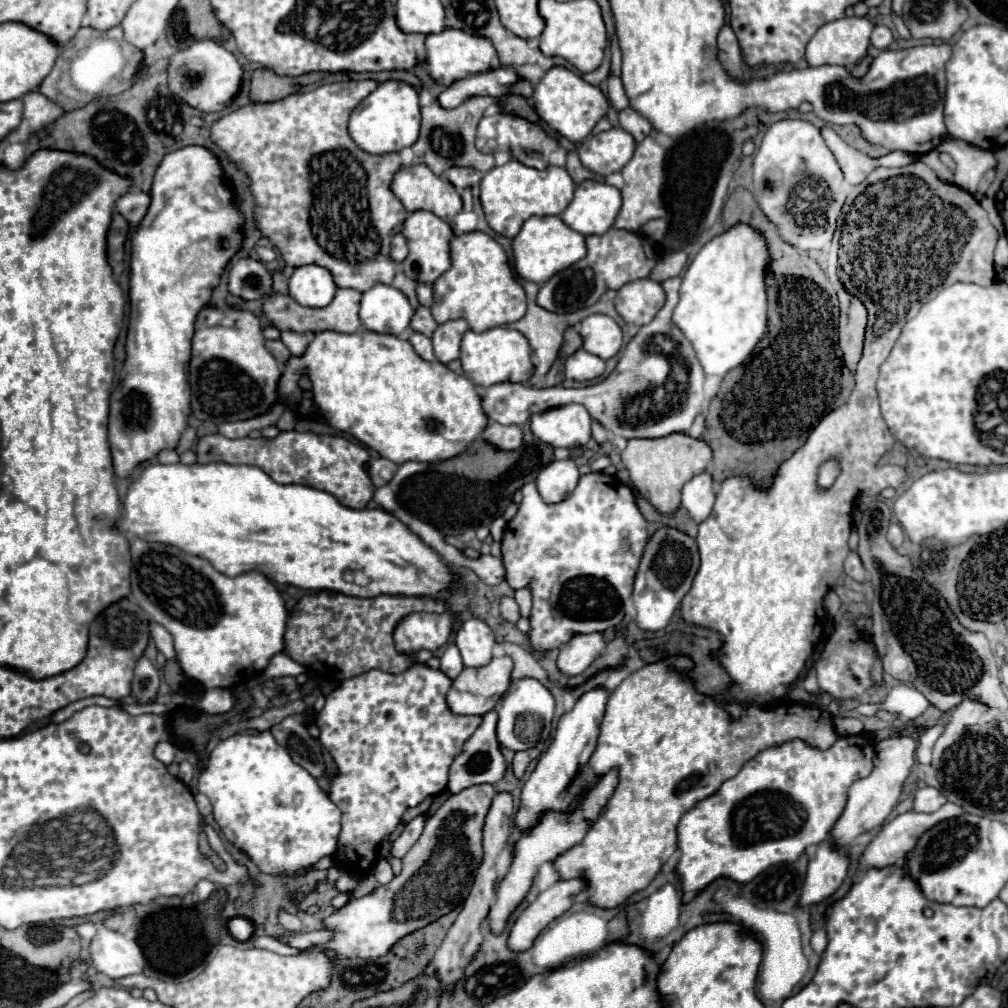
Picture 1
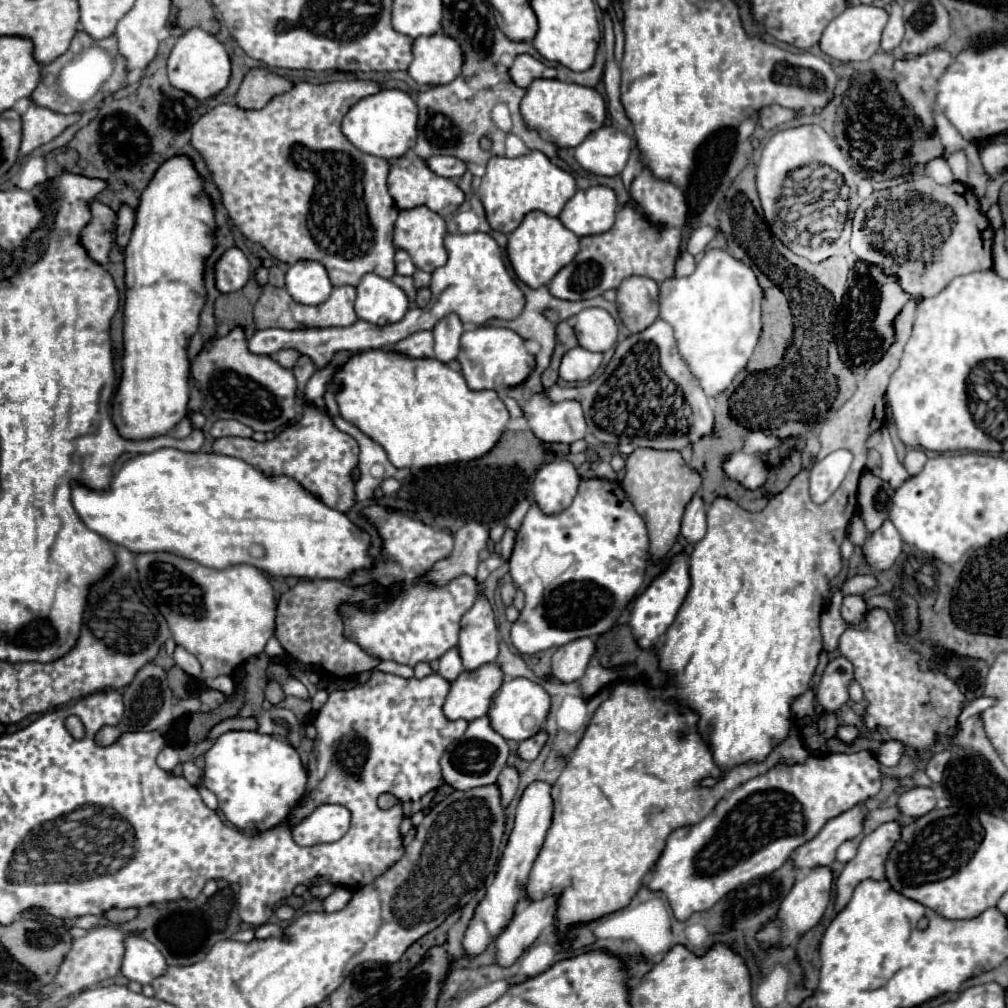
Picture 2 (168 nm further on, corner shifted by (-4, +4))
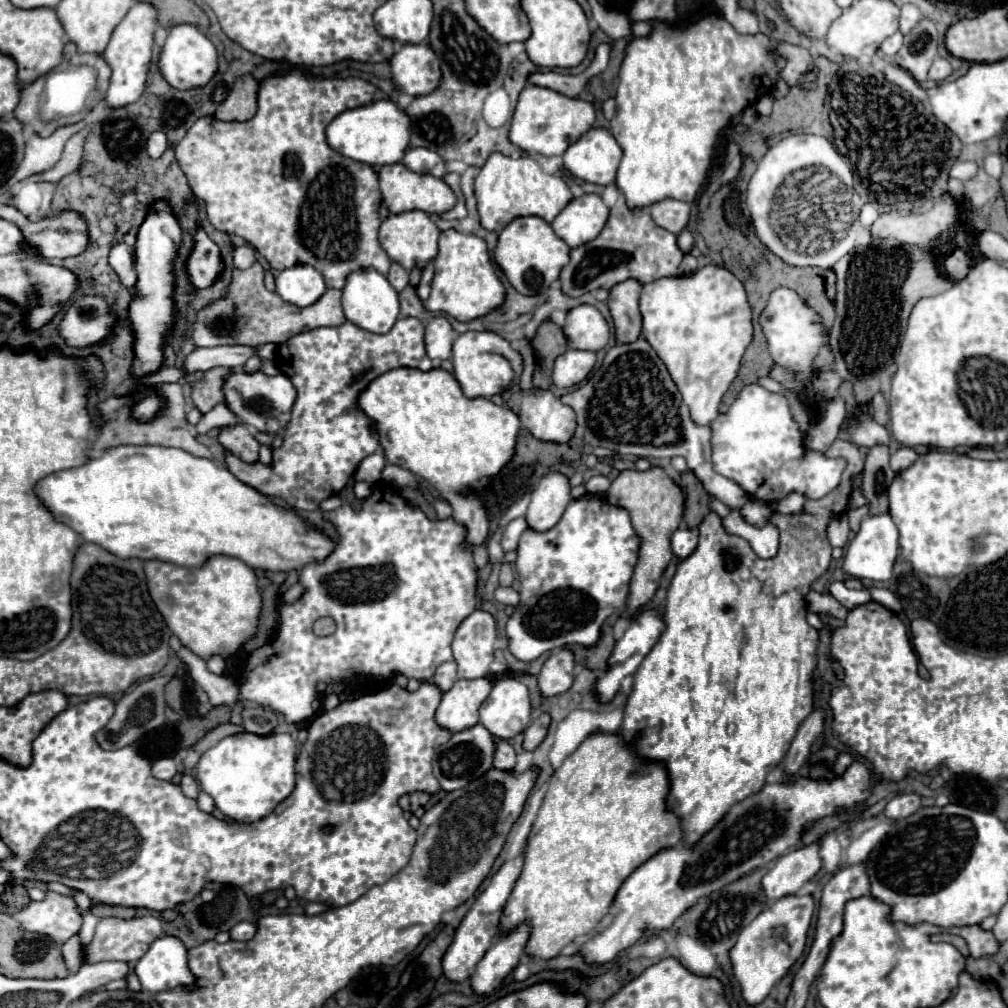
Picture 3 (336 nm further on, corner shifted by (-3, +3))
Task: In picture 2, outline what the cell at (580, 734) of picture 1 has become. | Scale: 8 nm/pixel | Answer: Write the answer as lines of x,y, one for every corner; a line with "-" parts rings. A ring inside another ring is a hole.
535,780
531,782
517,806
515,812
515,824
507,842
507,848
503,852
503,858
499,862
499,870
497,876
493,880
493,884
487,888
487,894
483,898
483,902
475,908
475,916
465,932
465,940
463,940
463,948
467,954
481,954
487,944
493,940
495,934
501,932
501,928
505,928
513,916
515,904
521,898
521,890
529,878
531,866
535,862
535,858
541,852
541,846
545,842
547,830
551,828
553,822
553,798
551,798
551,784
543,782
543,780

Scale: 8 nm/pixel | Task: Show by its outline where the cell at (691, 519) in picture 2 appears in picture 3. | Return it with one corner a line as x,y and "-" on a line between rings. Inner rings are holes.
680,525
672,535
670,545
676,561
684,561
698,545
698,531
690,531
690,529
684,529
684,525

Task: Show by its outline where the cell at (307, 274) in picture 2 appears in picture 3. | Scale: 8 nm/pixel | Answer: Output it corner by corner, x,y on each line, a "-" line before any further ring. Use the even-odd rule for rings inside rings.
294,265
276,275
276,293
282,301
296,307
308,307
316,303
326,291
324,277
310,265

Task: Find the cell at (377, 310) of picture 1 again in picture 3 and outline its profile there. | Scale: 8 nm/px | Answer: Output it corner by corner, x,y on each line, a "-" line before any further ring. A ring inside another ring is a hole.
360,269
352,271
346,277
346,285
342,289
342,309
344,317
356,327
382,335
388,333
396,323
400,313
400,303
398,303
398,293
392,289
392,285
382,273
378,273
376,269

